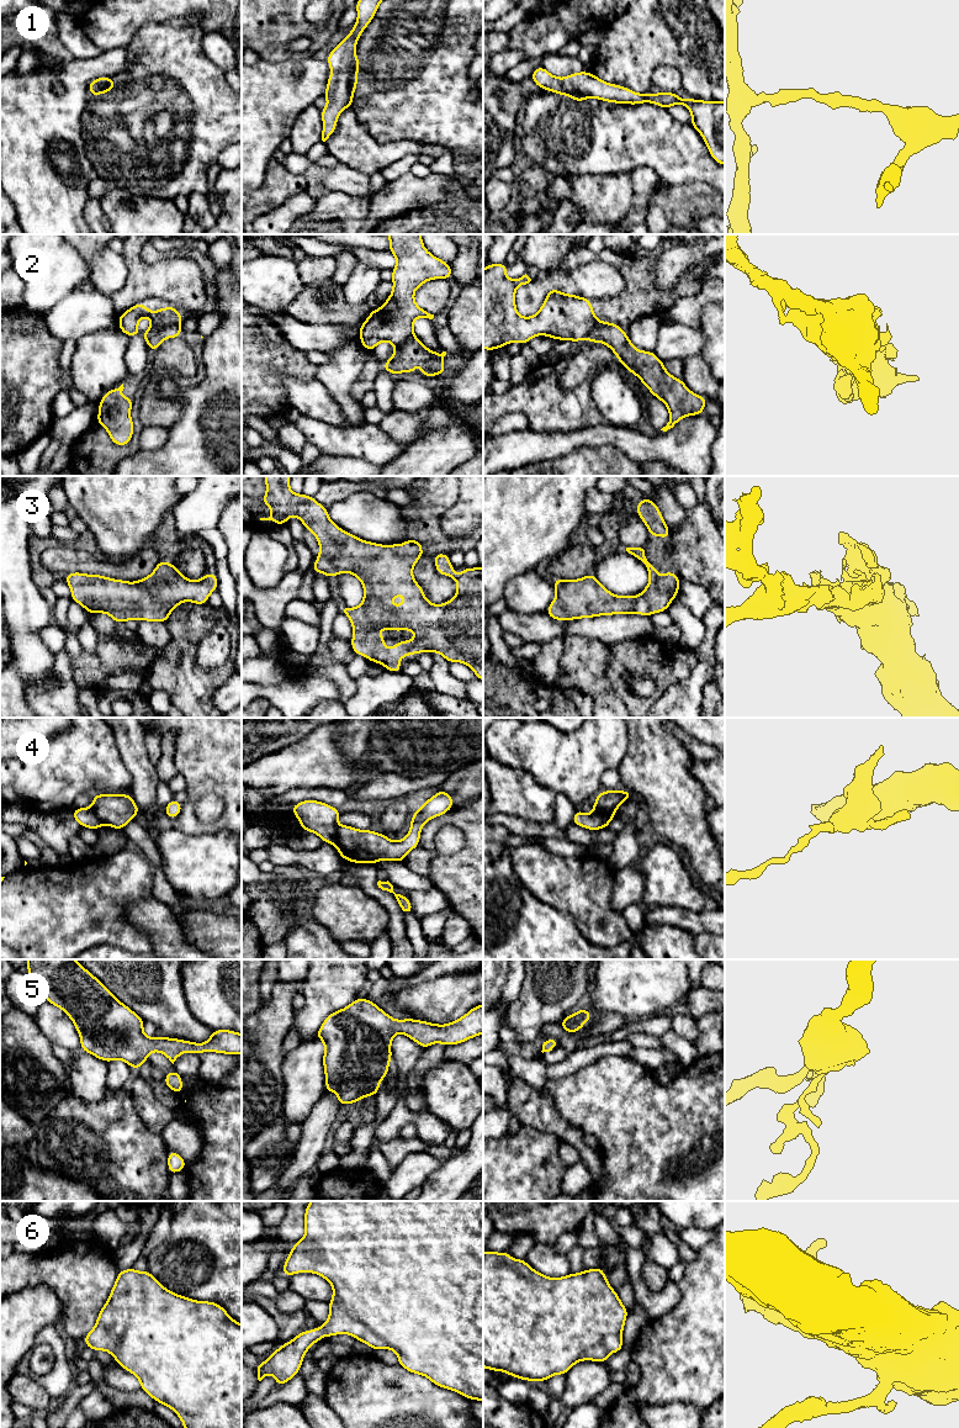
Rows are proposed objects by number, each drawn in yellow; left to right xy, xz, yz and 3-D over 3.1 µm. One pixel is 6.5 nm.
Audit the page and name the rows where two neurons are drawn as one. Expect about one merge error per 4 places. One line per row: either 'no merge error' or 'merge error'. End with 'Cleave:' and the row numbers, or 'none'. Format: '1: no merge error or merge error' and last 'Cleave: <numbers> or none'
1: no merge error
2: merge error
3: no merge error
4: merge error
5: no merge error
6: no merge error
Cleave: 2, 4

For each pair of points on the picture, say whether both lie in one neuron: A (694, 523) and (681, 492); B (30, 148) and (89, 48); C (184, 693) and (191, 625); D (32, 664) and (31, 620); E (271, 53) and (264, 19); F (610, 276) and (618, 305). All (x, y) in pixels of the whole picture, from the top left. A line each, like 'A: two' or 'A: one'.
A: two
B: two
C: one
D: one
E: one
F: two

